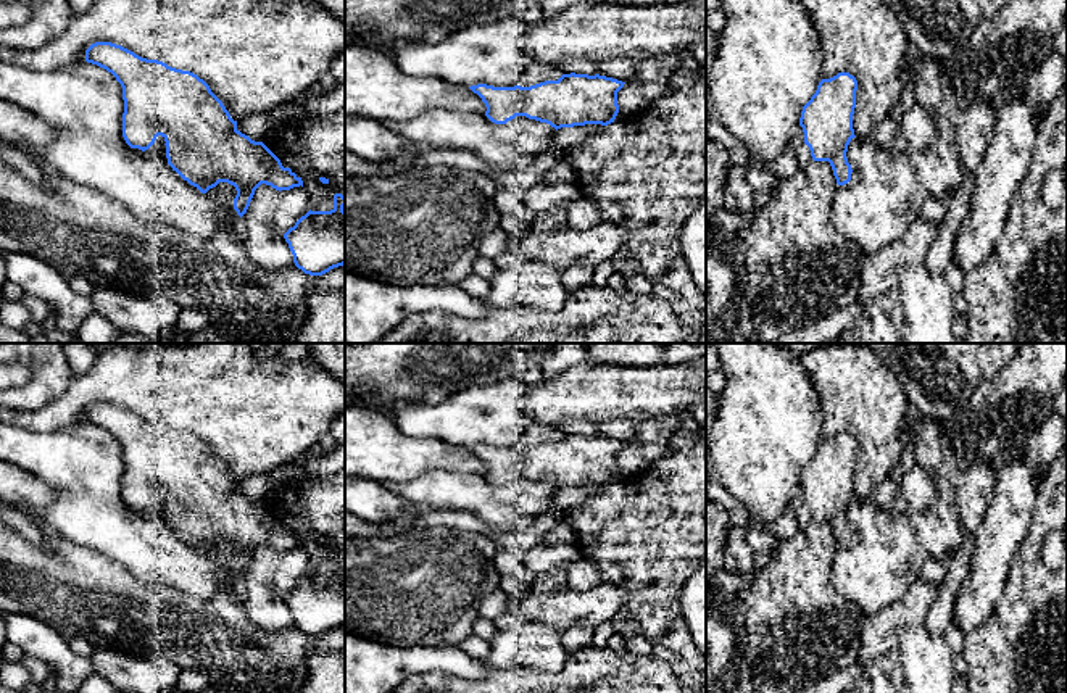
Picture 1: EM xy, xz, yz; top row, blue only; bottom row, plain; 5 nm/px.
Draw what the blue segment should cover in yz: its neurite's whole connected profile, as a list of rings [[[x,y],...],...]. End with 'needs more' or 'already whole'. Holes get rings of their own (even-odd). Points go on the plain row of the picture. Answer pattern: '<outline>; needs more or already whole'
[[[849,434],[822,440],[799,479],[812,521],[828,522],[838,546],[848,545],[853,533],[846,512],[856,498],[853,490],[856,451],[857,442]]]; already whole

